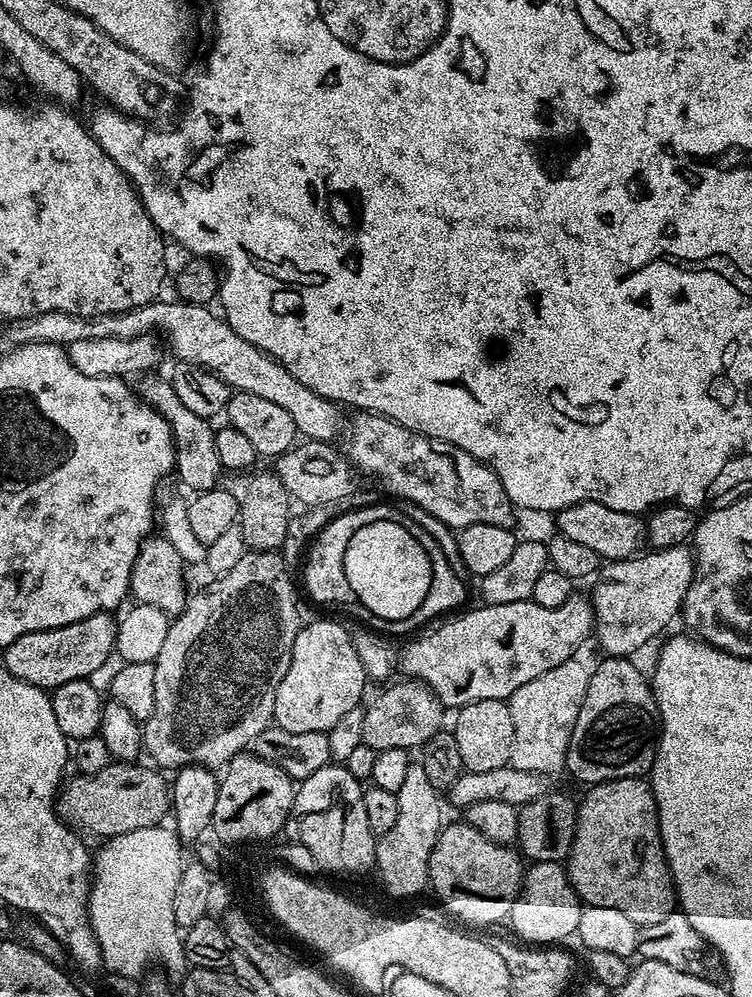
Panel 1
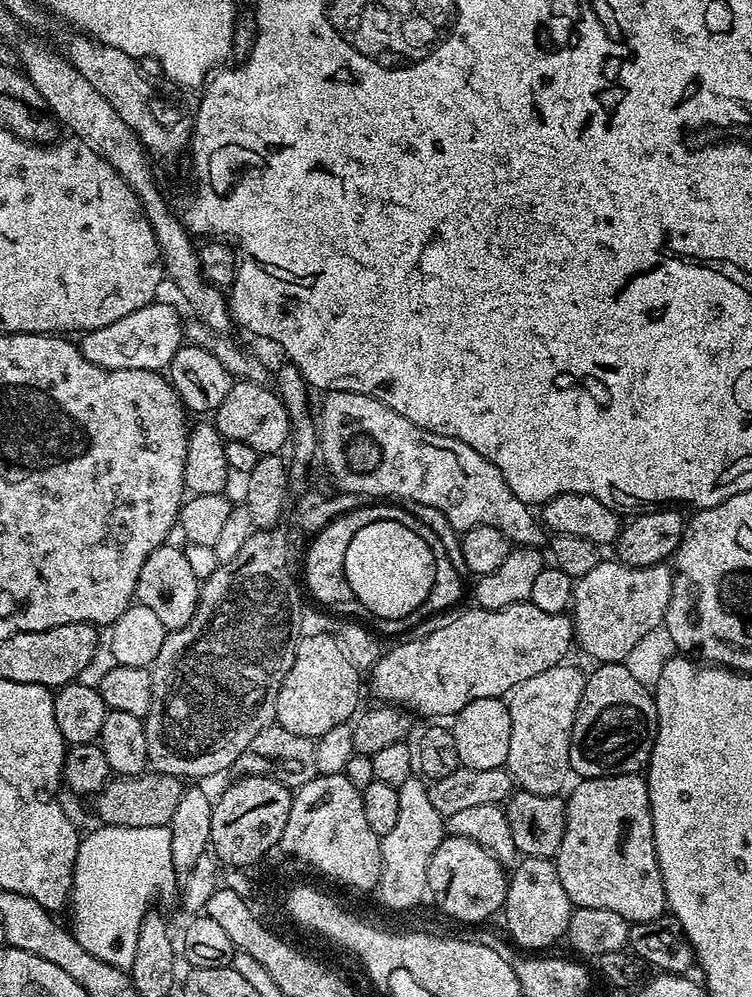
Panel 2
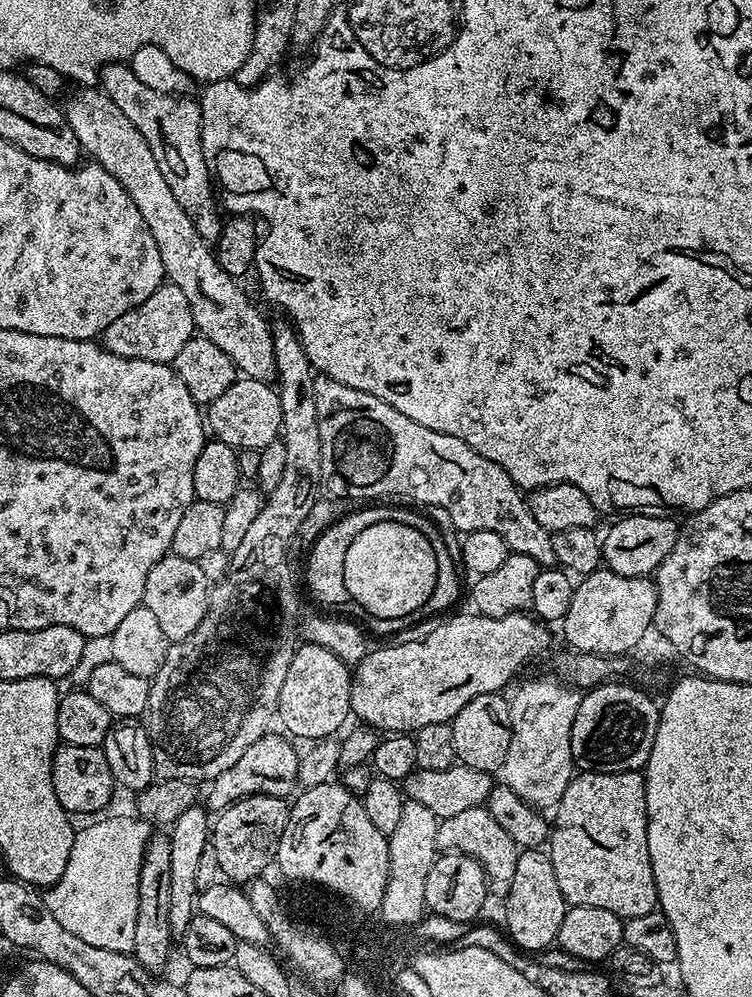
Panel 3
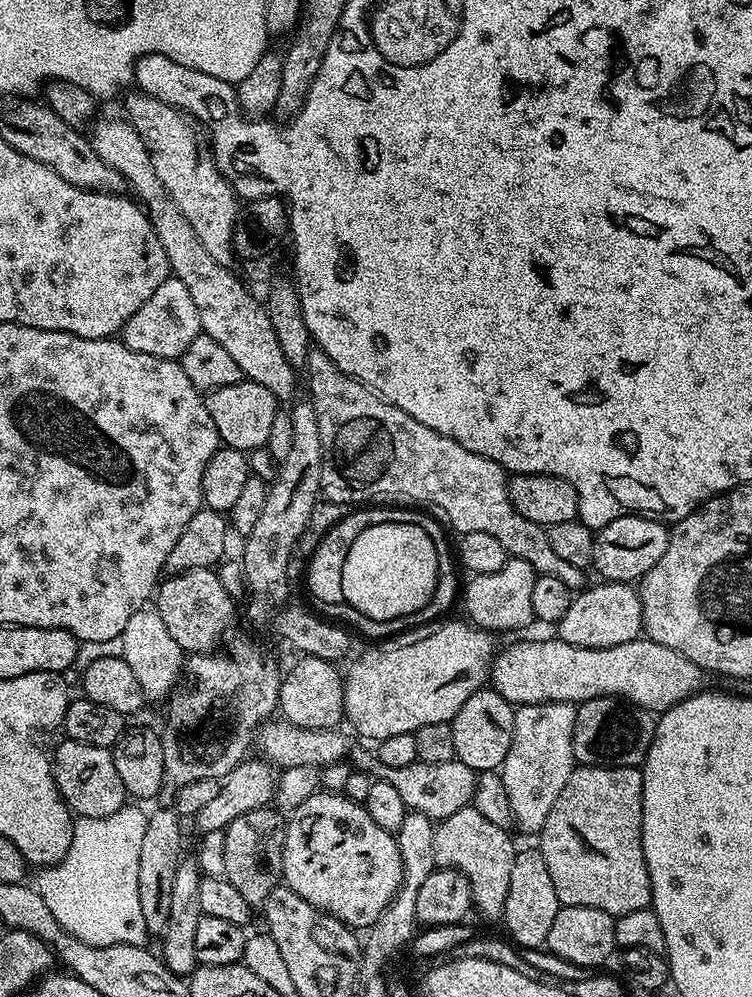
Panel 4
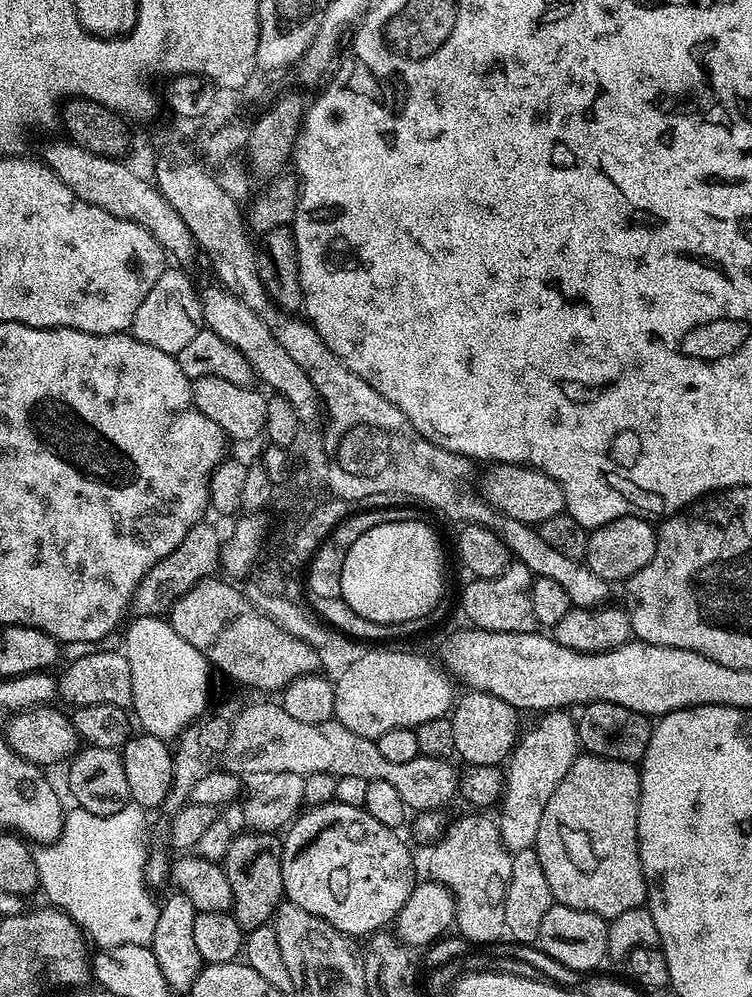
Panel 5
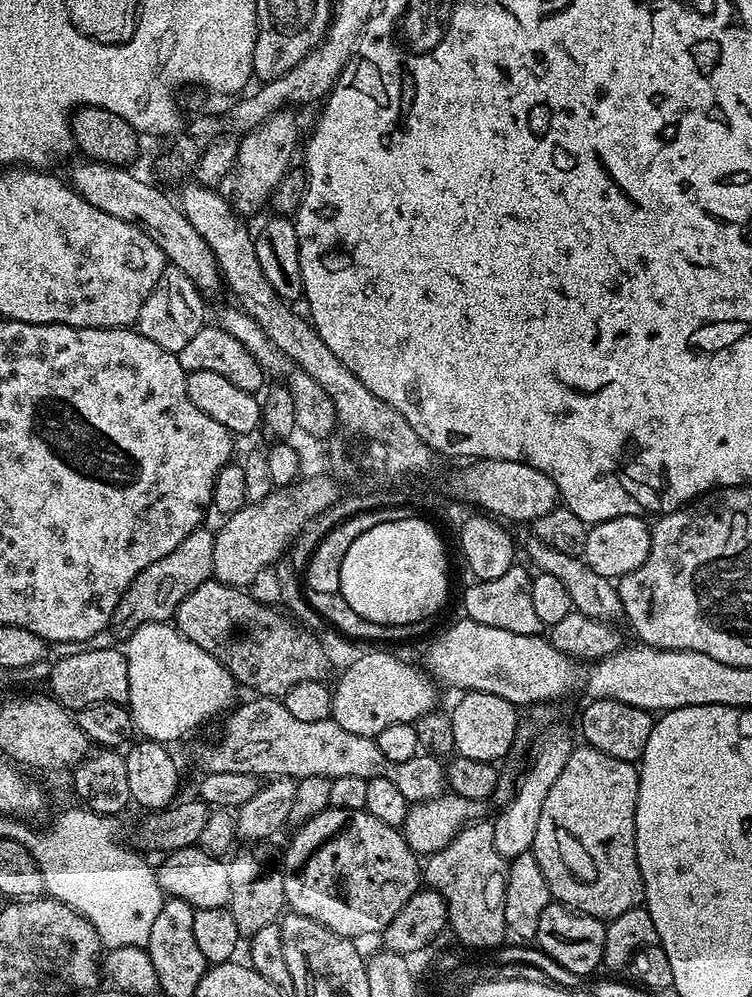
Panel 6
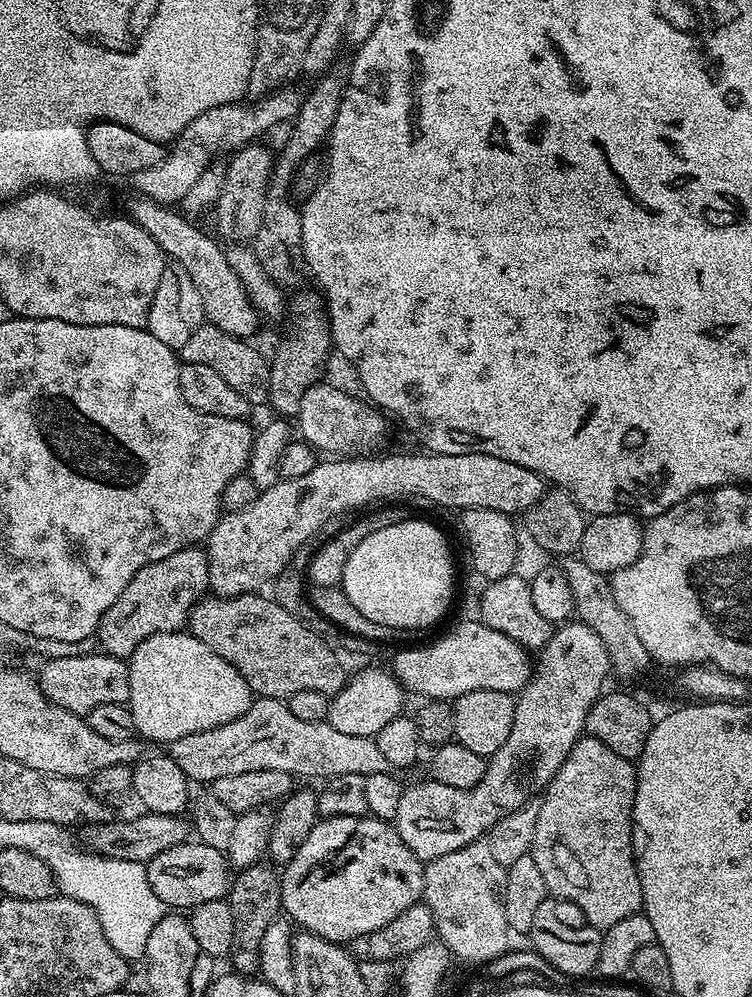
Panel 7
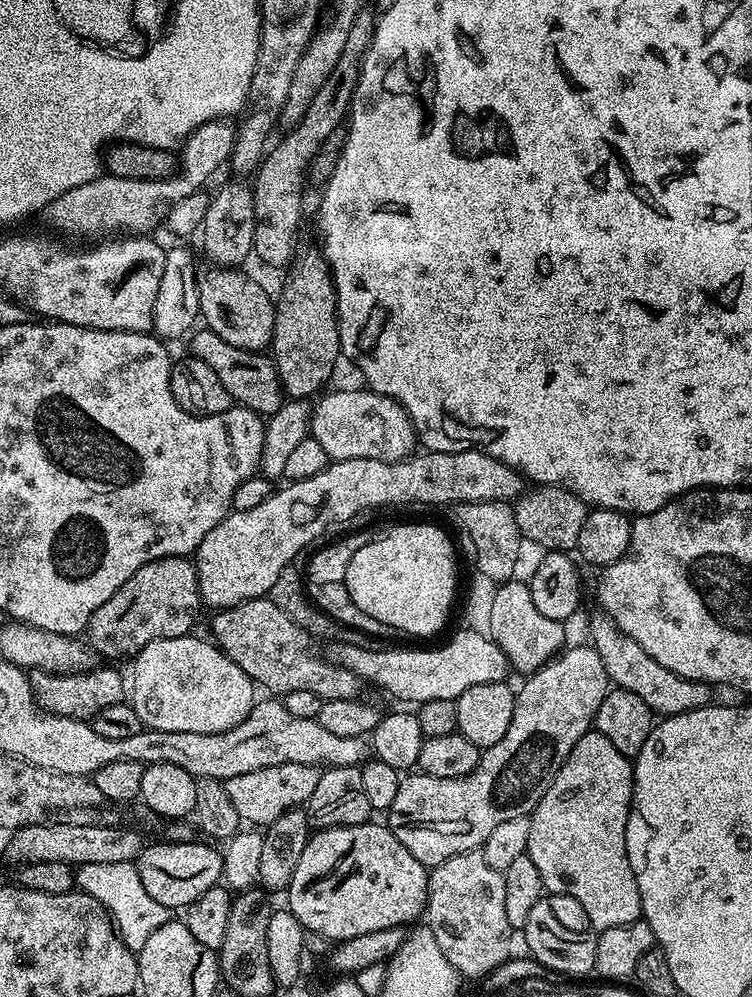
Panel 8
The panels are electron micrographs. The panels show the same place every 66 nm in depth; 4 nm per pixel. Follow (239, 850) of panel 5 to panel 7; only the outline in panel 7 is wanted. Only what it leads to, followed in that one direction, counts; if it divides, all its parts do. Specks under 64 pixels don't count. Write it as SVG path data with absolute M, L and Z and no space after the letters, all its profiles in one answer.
M259 862L237 871L226 897L230 906L230 914L234 914L234 938L230 961L232 960L233 966L236 967L233 969L245 978L259 973L262 934L266 926L270 926L270 922L277 920L282 912L280 876L275 867L267 868L265 864L267 863Z

